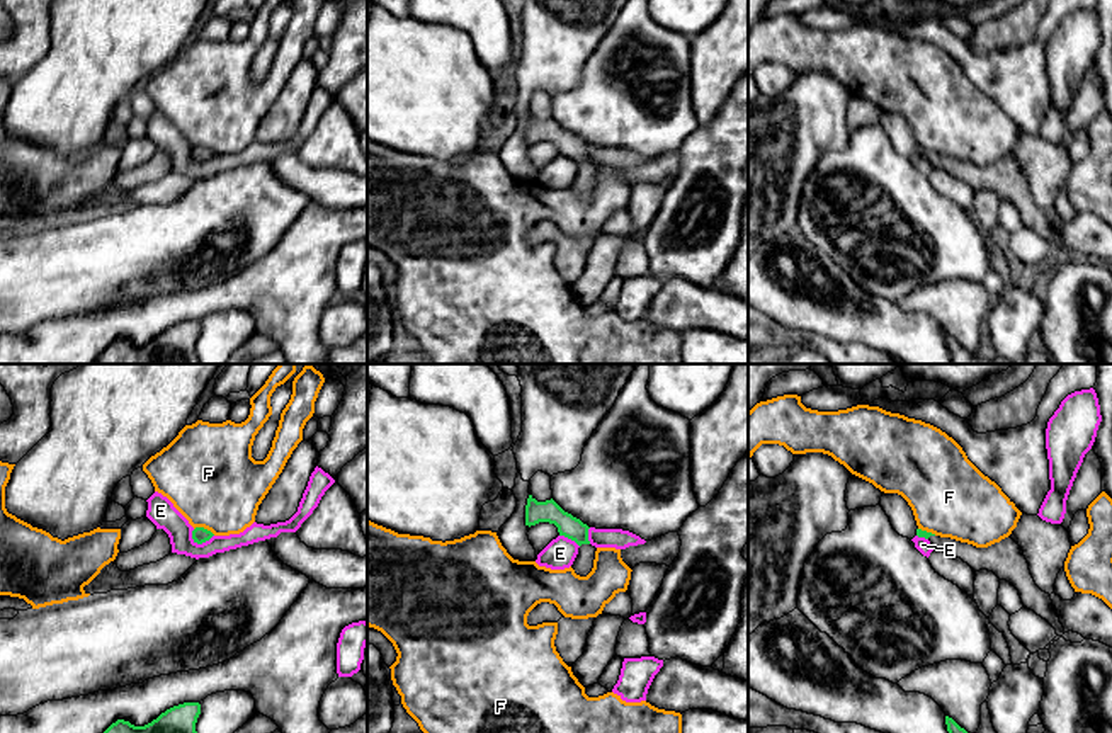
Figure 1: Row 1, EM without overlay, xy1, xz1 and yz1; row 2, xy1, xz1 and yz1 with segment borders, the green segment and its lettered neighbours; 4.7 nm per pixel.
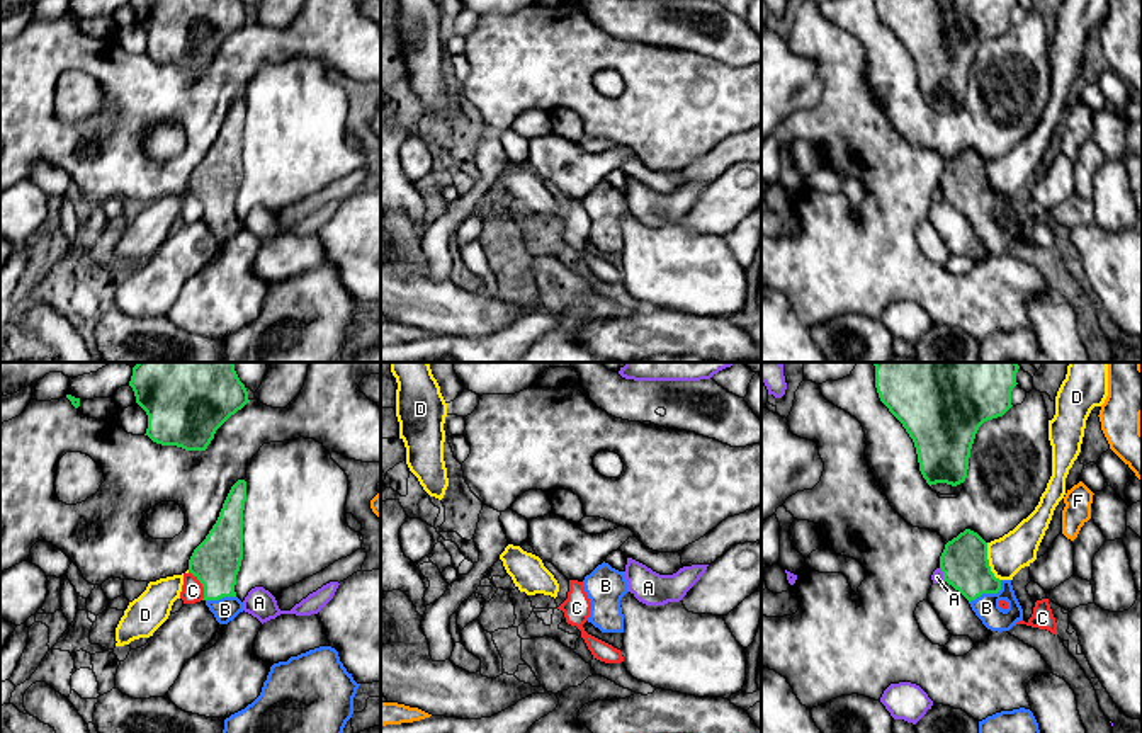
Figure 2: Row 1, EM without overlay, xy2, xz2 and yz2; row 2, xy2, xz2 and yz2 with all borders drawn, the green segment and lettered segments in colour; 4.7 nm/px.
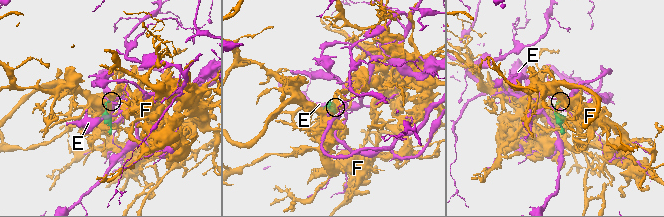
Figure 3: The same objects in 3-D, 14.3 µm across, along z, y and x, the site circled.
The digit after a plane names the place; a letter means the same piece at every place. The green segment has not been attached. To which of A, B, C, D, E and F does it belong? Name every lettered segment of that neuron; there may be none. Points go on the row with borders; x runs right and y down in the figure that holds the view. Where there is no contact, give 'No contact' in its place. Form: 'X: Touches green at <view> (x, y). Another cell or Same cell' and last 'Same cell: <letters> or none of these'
A: Touches green at yz2 (944, 573). Another cell
B: Touches green at yz2 (988, 592). Same cell
C: Touches green at xy2 (203, 585). Another cell
D: Touches green at yz2 (988, 562). Another cell
E: Touches green at xy1 (199, 543). Another cell
F: Touches green at xy1 (203, 528). Another cell
Same cell: B

